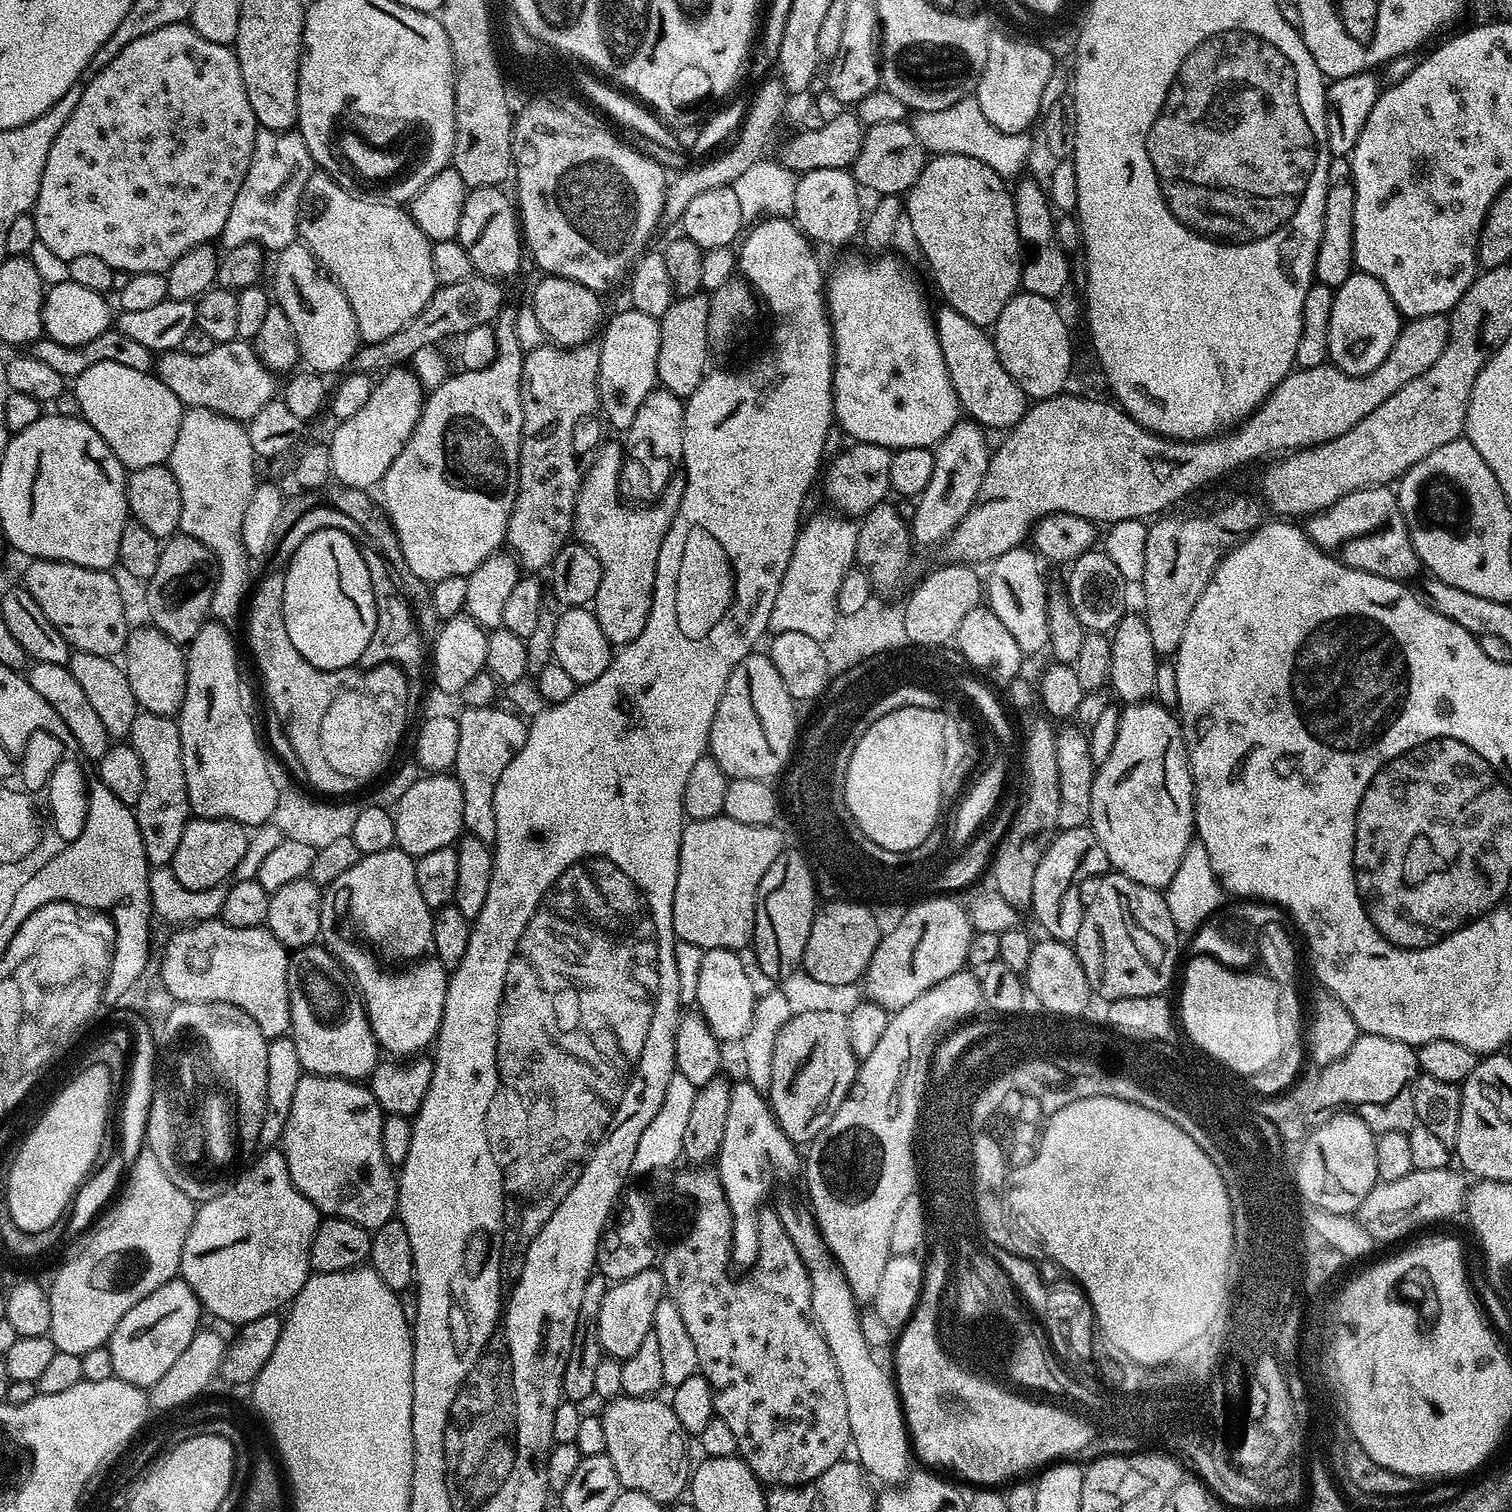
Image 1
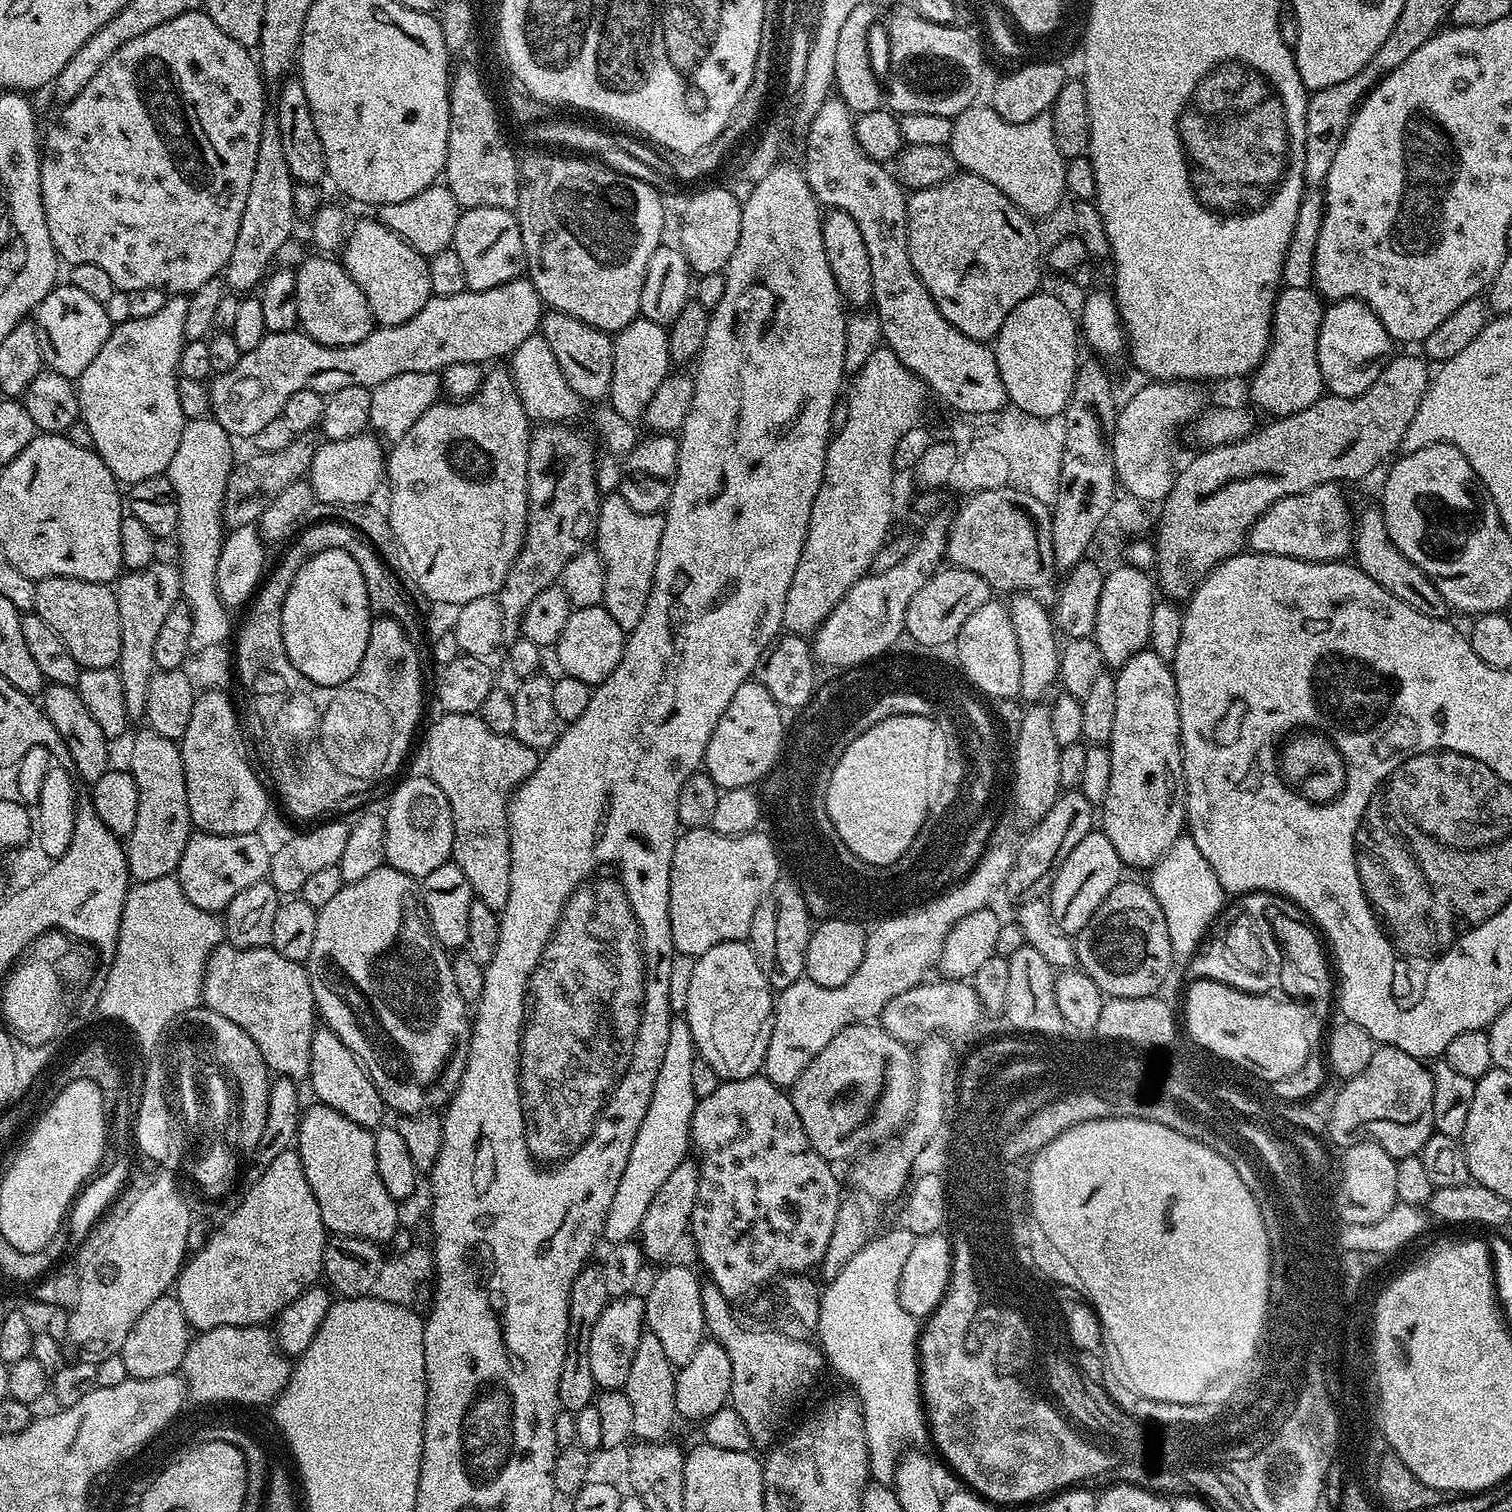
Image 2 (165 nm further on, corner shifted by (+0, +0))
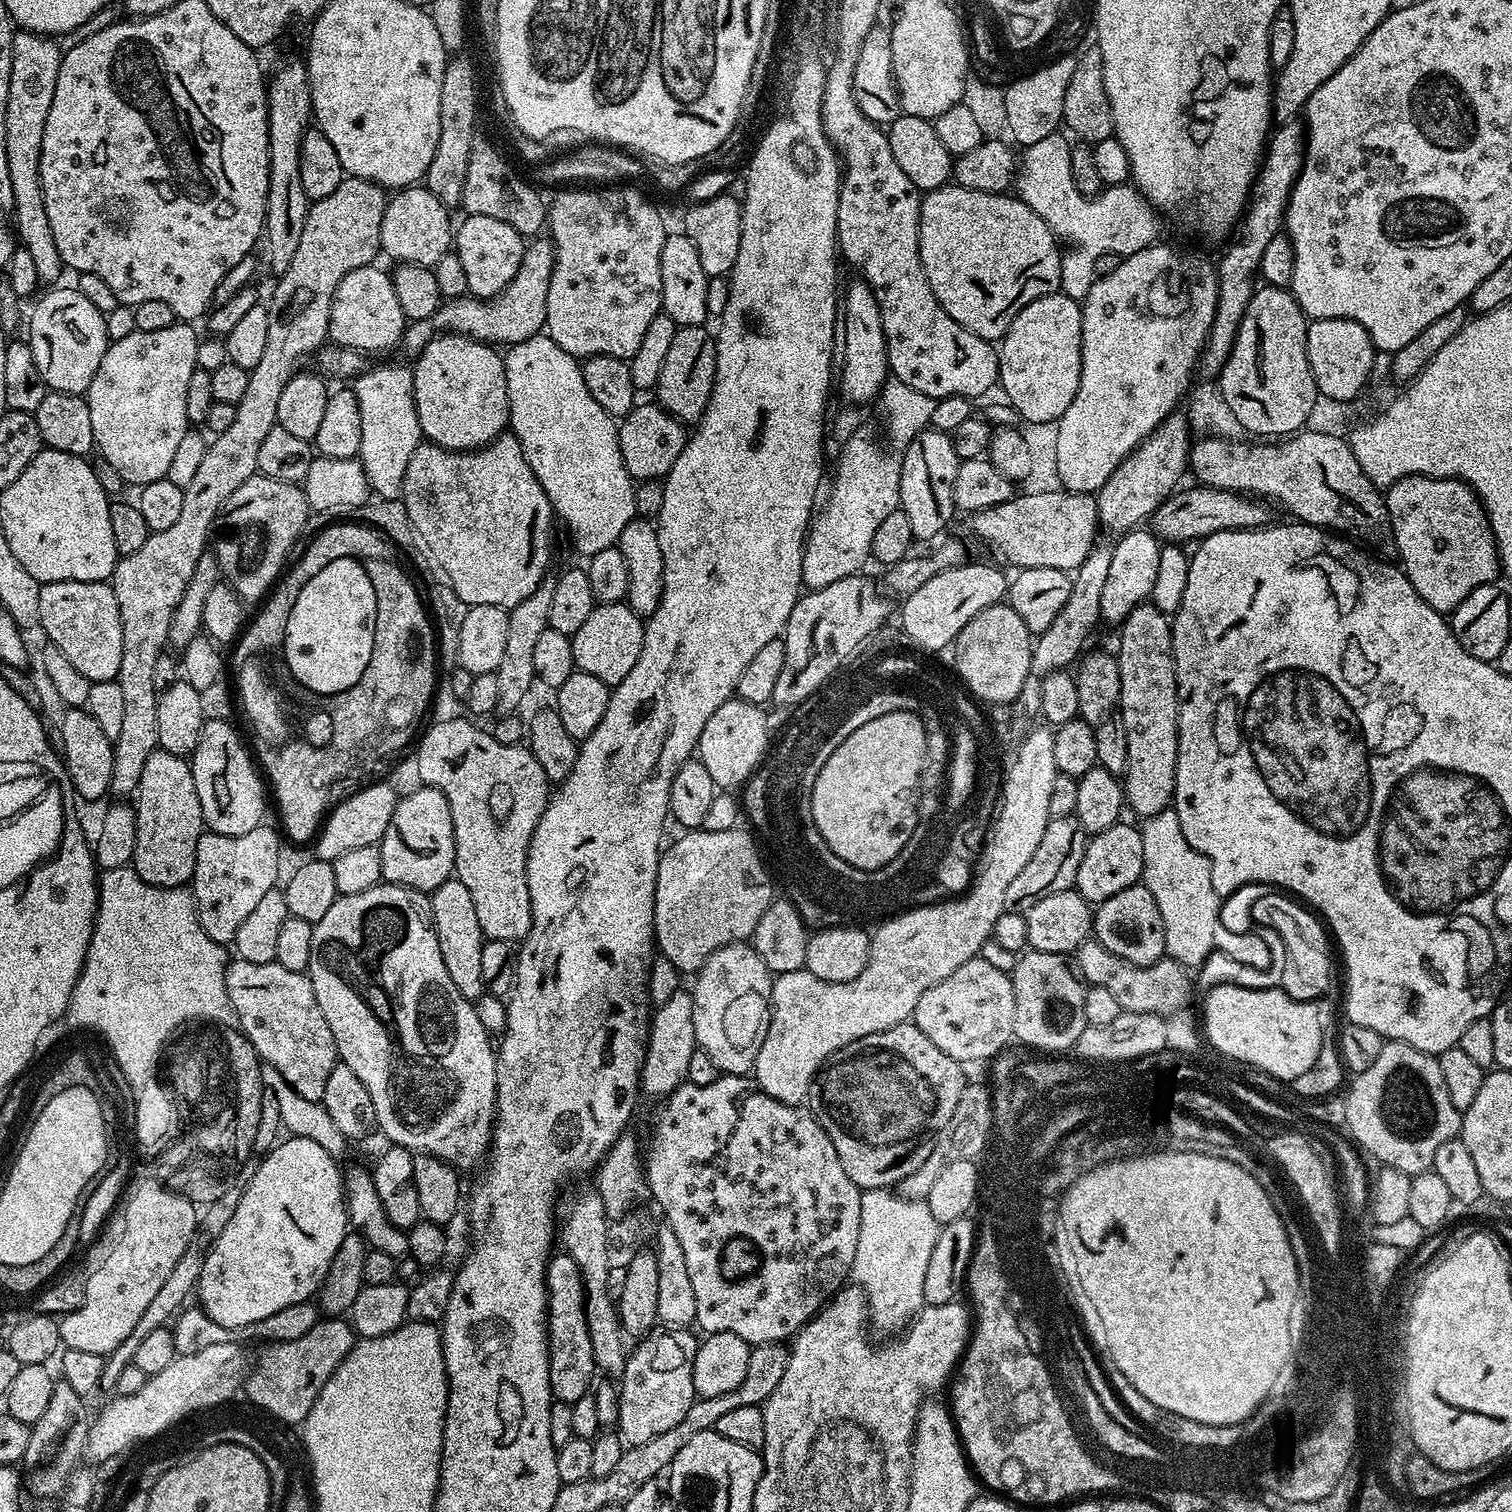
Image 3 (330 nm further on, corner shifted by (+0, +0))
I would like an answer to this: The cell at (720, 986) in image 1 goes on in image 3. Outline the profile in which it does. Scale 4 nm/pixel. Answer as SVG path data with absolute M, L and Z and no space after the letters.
M743 941L720 947L695 975L696 984L692 986L692 993L696 1042L722 1074L747 1075L755 1069L758 1050L769 1029L773 979L773 973L755 948Z

